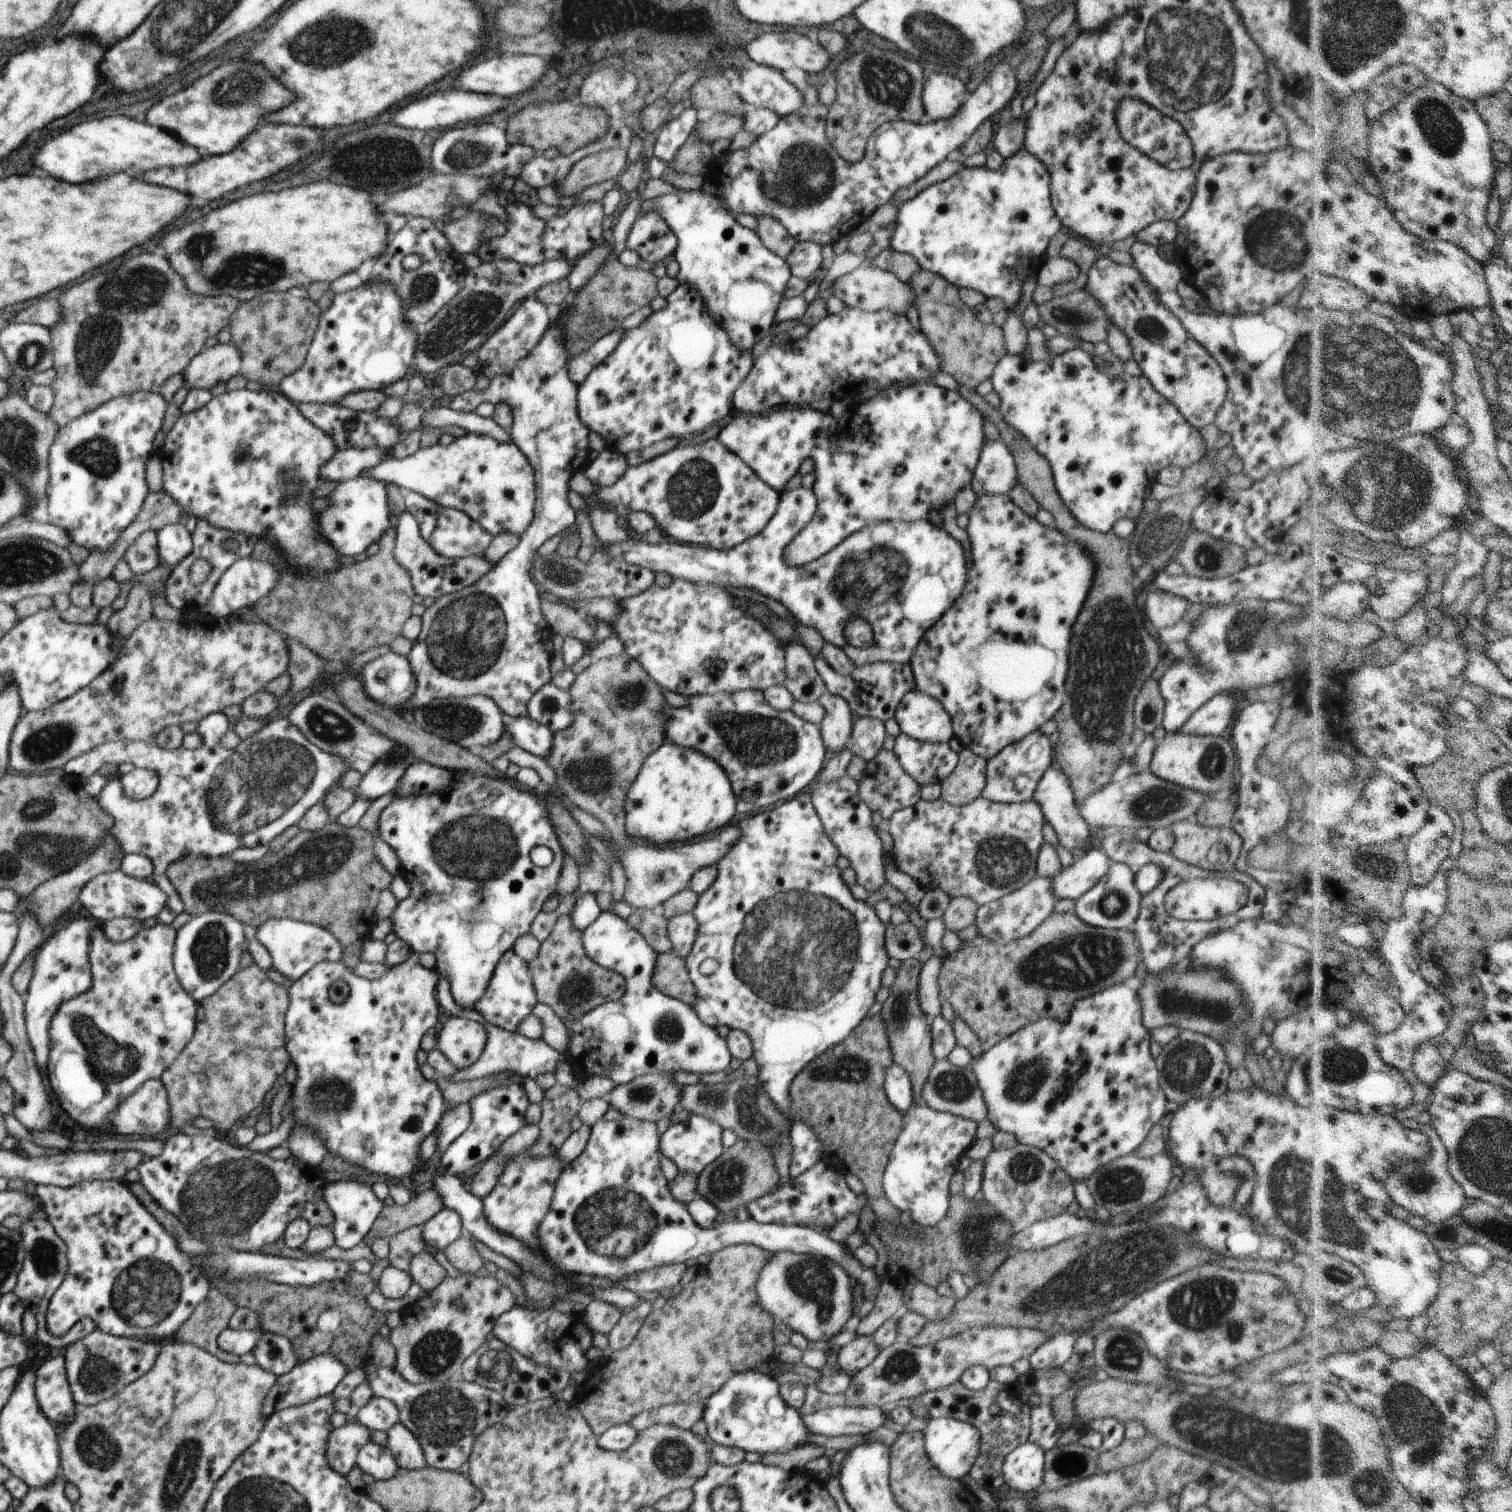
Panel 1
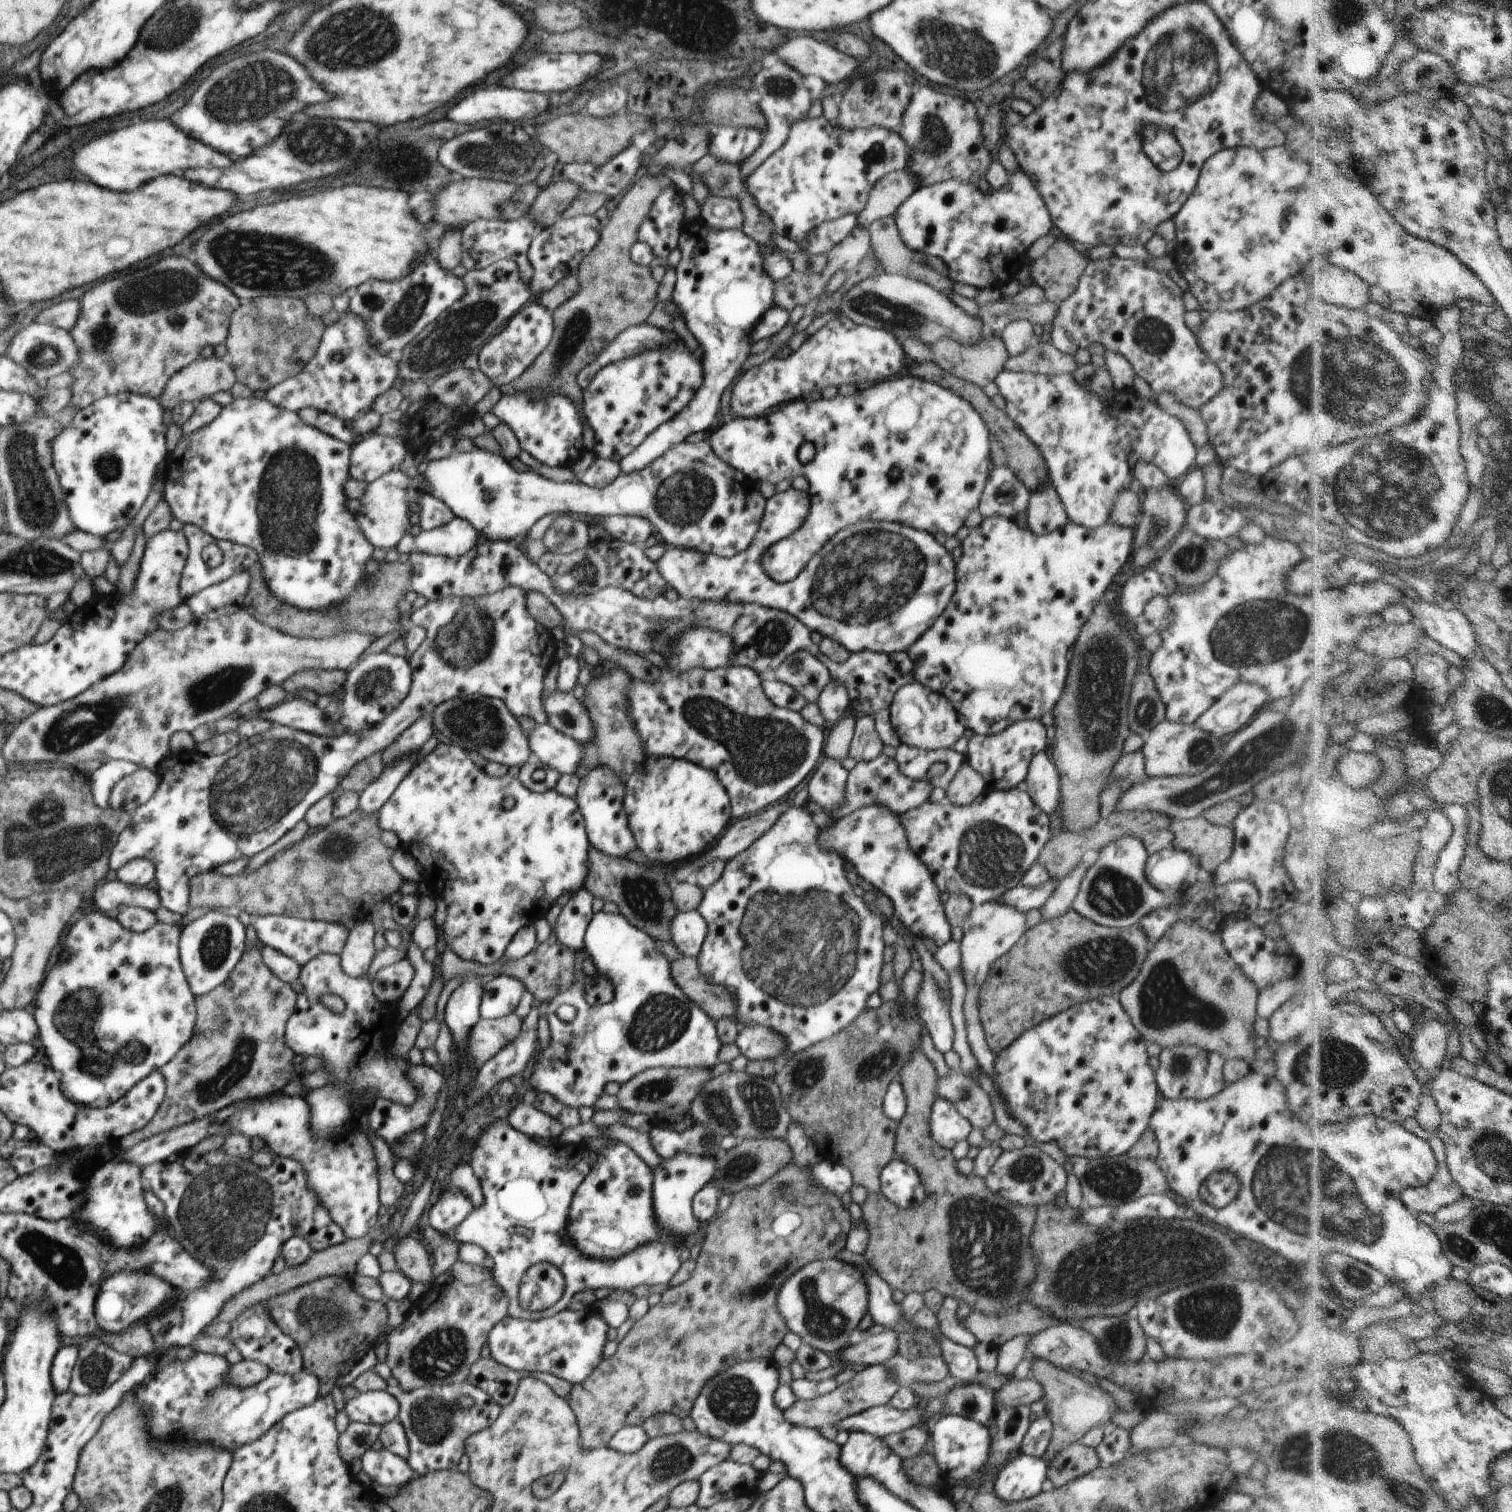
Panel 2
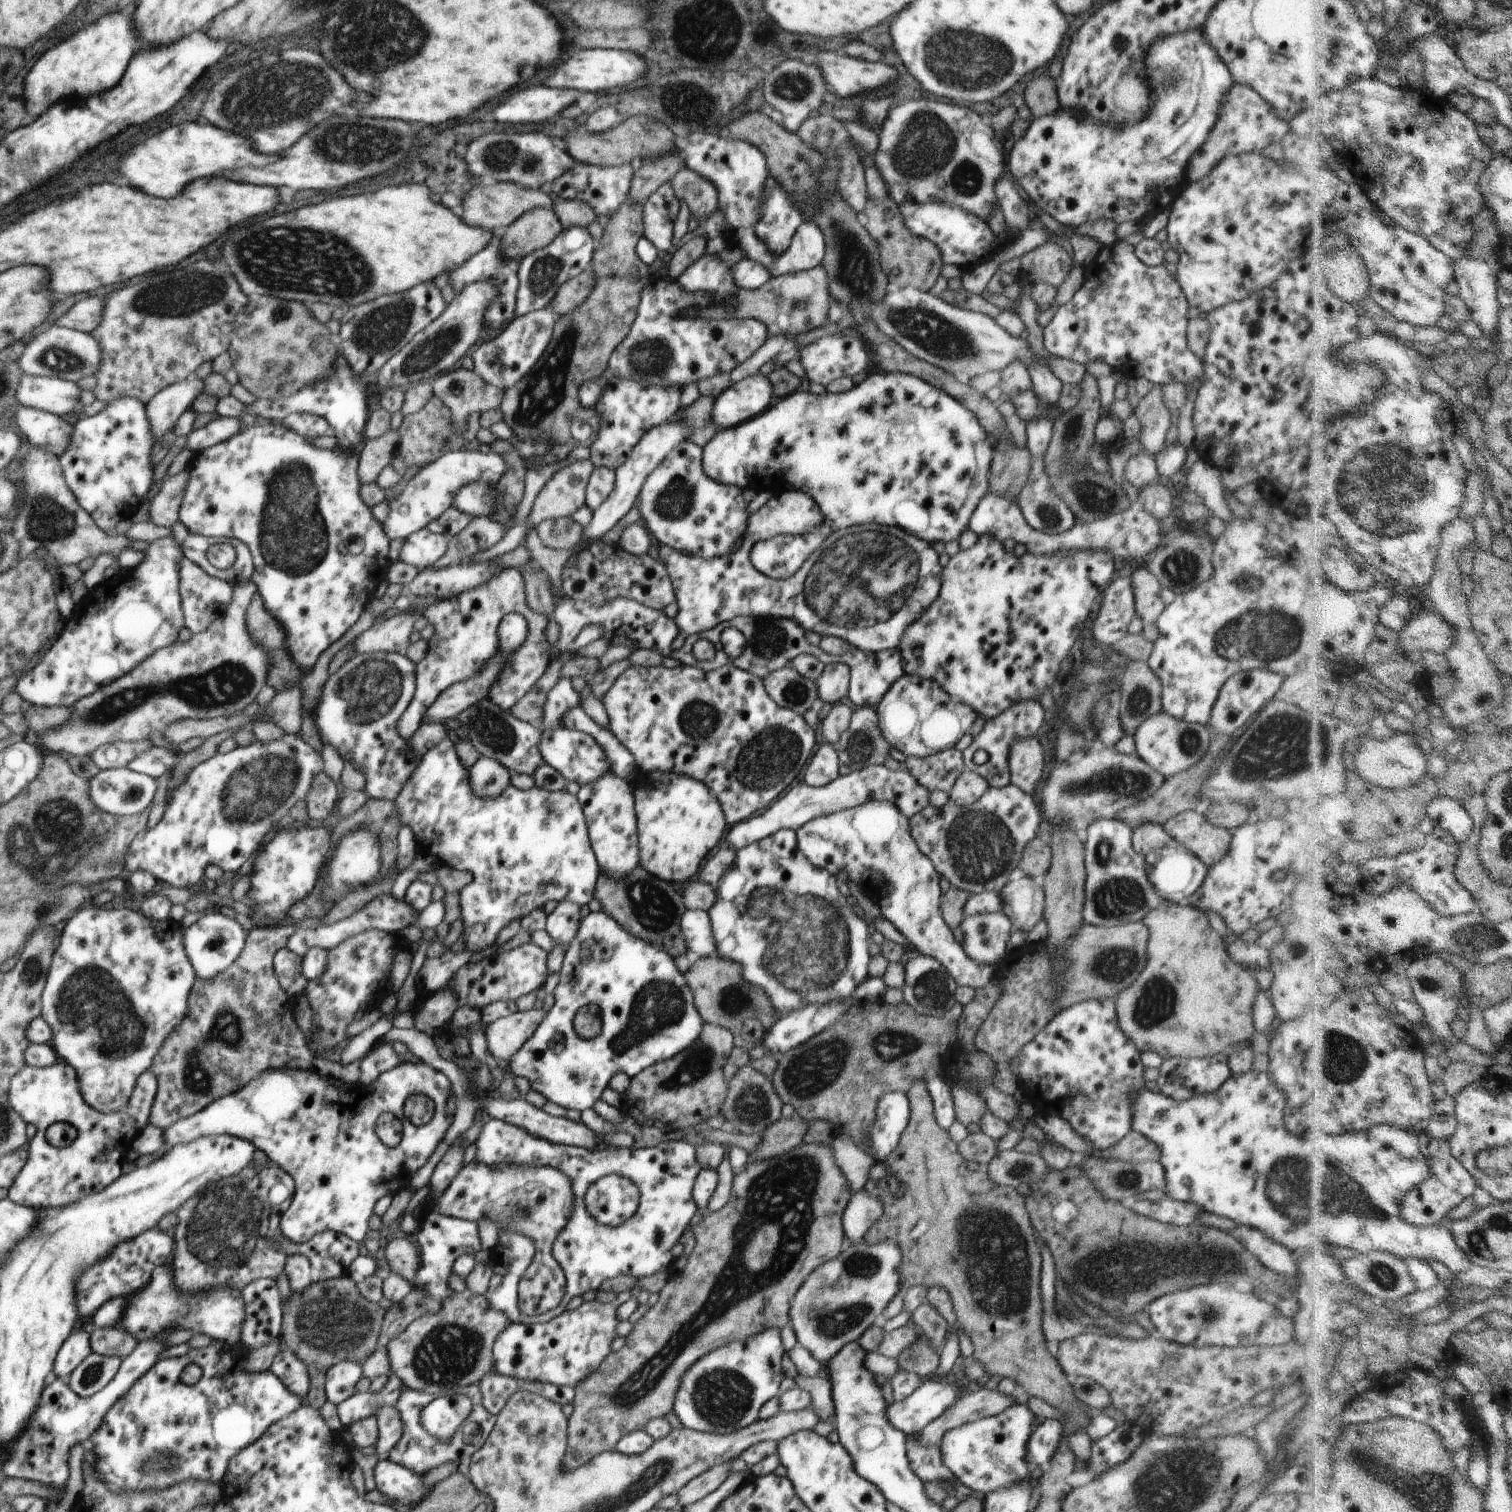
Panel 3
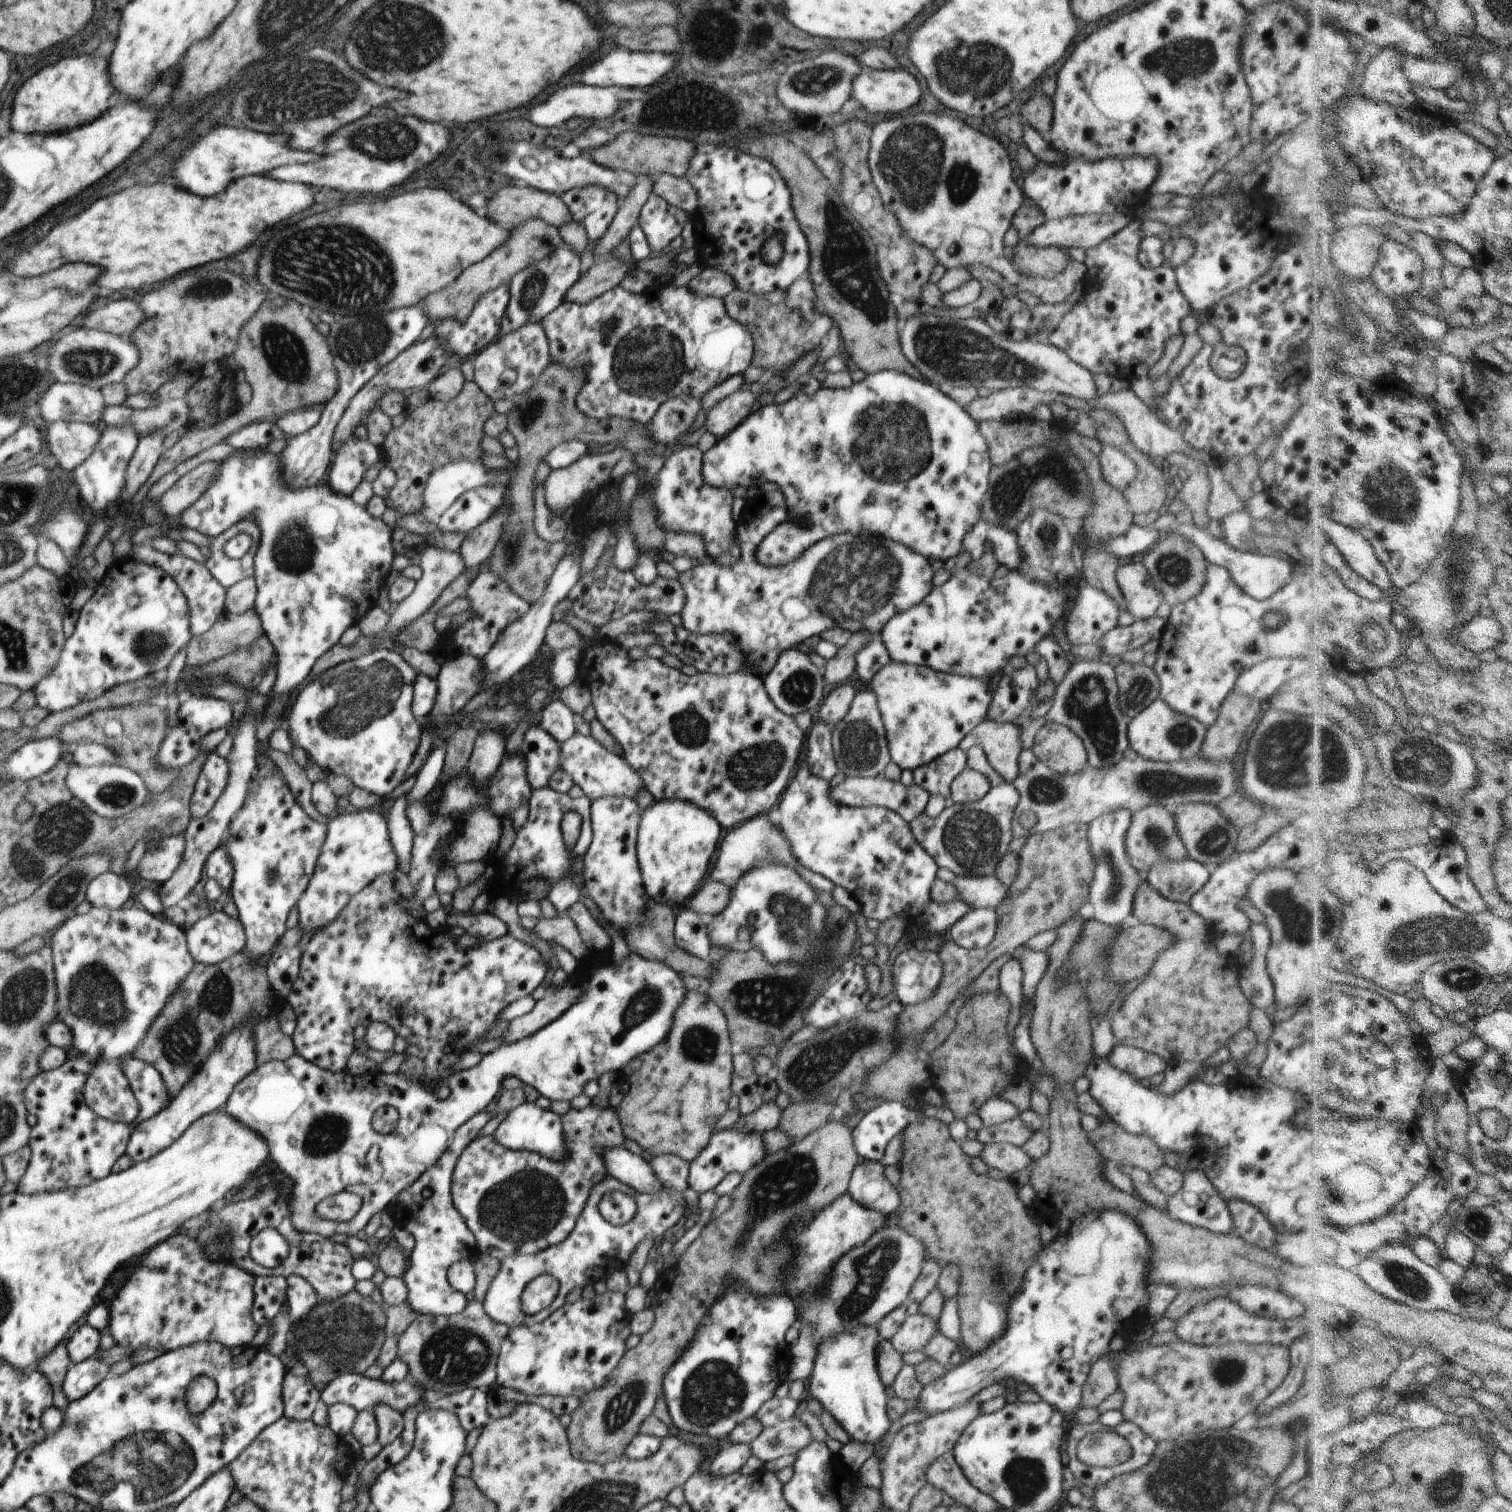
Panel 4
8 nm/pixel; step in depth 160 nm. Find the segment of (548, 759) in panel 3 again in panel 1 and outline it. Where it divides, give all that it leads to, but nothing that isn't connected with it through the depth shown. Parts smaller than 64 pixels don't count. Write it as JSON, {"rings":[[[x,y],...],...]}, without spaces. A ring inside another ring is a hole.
{"rings":[[[518,717],[510,722],[508,732],[515,746],[534,756],[547,759],[553,746],[553,733],[546,725],[528,717]]]}

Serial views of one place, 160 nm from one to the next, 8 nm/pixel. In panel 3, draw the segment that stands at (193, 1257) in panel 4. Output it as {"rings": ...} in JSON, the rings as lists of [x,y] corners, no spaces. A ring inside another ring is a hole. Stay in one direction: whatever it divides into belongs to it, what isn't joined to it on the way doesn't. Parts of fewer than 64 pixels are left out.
{"rings":[[[165,1263],[162,1268],[154,1270],[150,1282],[146,1288],[133,1293],[128,1298],[127,1305],[123,1310],[120,1328],[131,1334],[139,1342],[147,1341],[151,1337],[160,1335],[163,1331],[175,1327],[176,1329],[192,1330],[194,1335],[206,1335],[214,1341],[221,1340],[224,1344],[236,1345],[241,1338],[241,1328],[245,1321],[245,1304],[242,1293],[235,1288],[227,1289],[227,1286],[214,1287],[213,1289],[200,1289],[199,1293],[181,1293],[176,1286],[175,1276],[171,1263]]]}

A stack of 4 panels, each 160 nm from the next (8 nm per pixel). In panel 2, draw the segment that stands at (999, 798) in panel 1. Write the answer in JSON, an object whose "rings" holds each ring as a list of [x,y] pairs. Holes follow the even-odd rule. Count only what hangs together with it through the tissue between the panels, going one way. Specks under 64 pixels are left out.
{"rings":[[[1038,719],[1016,721],[1001,733],[974,735],[968,741],[967,762],[978,771],[986,783],[986,790],[1008,791],[1023,787],[1031,758],[1050,745],[1046,727]]]}

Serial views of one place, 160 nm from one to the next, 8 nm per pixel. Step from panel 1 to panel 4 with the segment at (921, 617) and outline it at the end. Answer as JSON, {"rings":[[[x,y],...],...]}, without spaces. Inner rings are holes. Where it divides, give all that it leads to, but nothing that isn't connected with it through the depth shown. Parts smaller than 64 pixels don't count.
{"rings":[[[772,486],[762,487],[760,492],[746,503],[743,517],[737,522],[740,558],[730,566],[706,562],[680,573],[678,578],[686,595],[681,612],[683,627],[695,635],[735,634],[737,646],[747,659],[745,666],[749,667],[749,670],[744,671],[756,675],[760,680],[774,668],[782,651],[794,649],[806,642],[810,636],[818,636],[821,632],[830,630],[830,627],[842,627],[842,630],[850,630],[850,634],[866,629],[873,638],[880,637],[885,624],[894,615],[910,610],[918,602],[922,602],[933,589],[934,572],[926,557],[890,539],[870,535],[842,533],[826,537],[785,565],[763,565],[755,557],[758,545],[781,522],[792,519],[787,508],[780,489]]]}

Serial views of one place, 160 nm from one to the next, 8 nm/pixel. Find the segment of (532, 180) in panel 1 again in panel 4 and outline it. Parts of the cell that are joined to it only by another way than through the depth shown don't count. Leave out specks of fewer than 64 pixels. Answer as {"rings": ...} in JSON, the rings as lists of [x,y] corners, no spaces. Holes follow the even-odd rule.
{"rings":[[[595,186],[569,190],[560,198],[570,209],[573,220],[585,228],[592,245],[605,235],[620,205],[614,193]]]}

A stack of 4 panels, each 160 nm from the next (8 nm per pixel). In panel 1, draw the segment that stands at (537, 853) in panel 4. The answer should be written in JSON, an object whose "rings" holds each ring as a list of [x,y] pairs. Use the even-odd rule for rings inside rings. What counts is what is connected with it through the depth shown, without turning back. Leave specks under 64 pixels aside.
{"rings":[[[450,771],[453,772],[453,783],[451,790],[447,793],[417,794],[404,798],[396,797],[384,808],[378,819],[378,830],[382,840],[392,847],[401,862],[401,876],[410,883],[411,893],[408,898],[398,902],[393,914],[390,916],[393,922],[393,931],[397,938],[406,941],[411,946],[413,952],[432,952],[436,956],[437,963],[434,970],[439,974],[446,973],[451,983],[451,995],[454,1002],[460,1008],[474,1010],[475,1004],[485,993],[486,987],[492,978],[494,969],[498,964],[499,958],[509,951],[514,941],[523,934],[531,932],[532,921],[536,915],[542,911],[542,906],[548,898],[556,895],[557,880],[563,869],[563,860],[567,854],[557,837],[554,825],[549,817],[549,805],[556,801],[551,790],[543,787],[540,794],[529,793],[522,789],[517,789],[510,778],[497,777],[496,775],[485,775],[484,773],[473,773],[470,771]],[[536,846],[546,846],[553,852],[553,860],[549,866],[538,867],[530,859],[530,850]]]}

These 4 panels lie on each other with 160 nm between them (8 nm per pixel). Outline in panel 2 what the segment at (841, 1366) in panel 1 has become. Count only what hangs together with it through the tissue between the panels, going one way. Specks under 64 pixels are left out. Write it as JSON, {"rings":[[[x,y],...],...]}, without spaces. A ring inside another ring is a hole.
{"rings":[[[885,1329],[859,1344],[849,1344],[842,1351],[841,1356],[846,1363],[850,1362],[852,1367],[859,1369],[886,1362],[897,1354],[898,1349],[898,1334],[892,1329]]]}

